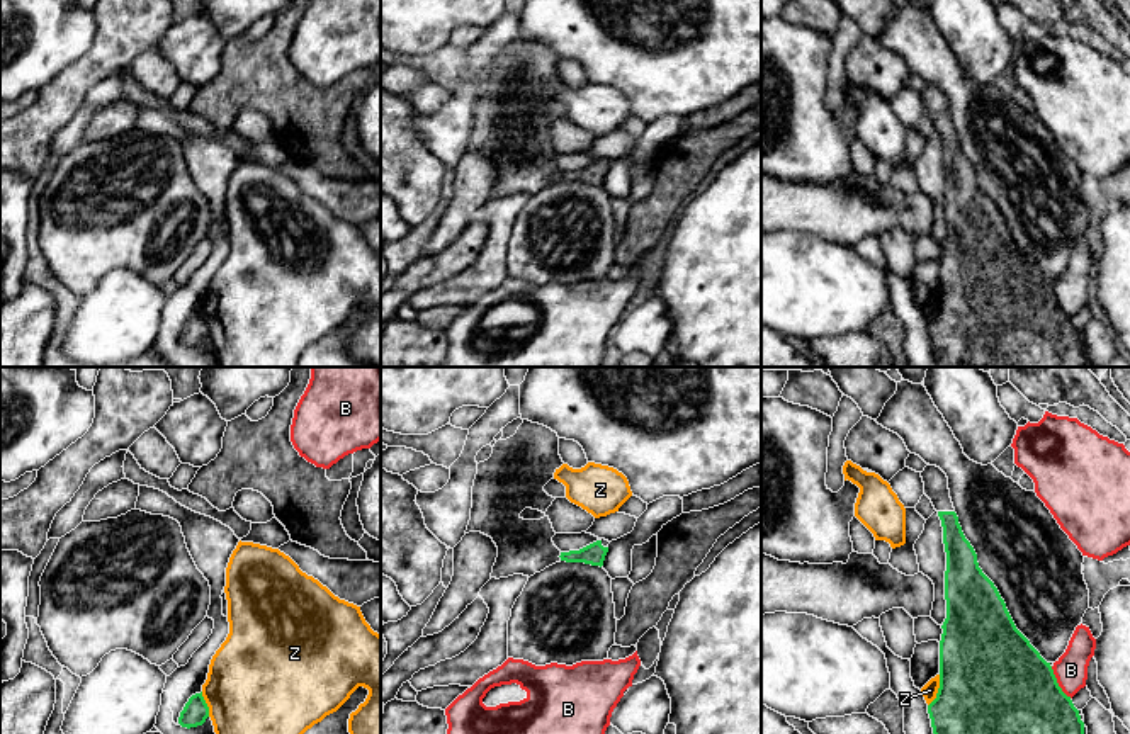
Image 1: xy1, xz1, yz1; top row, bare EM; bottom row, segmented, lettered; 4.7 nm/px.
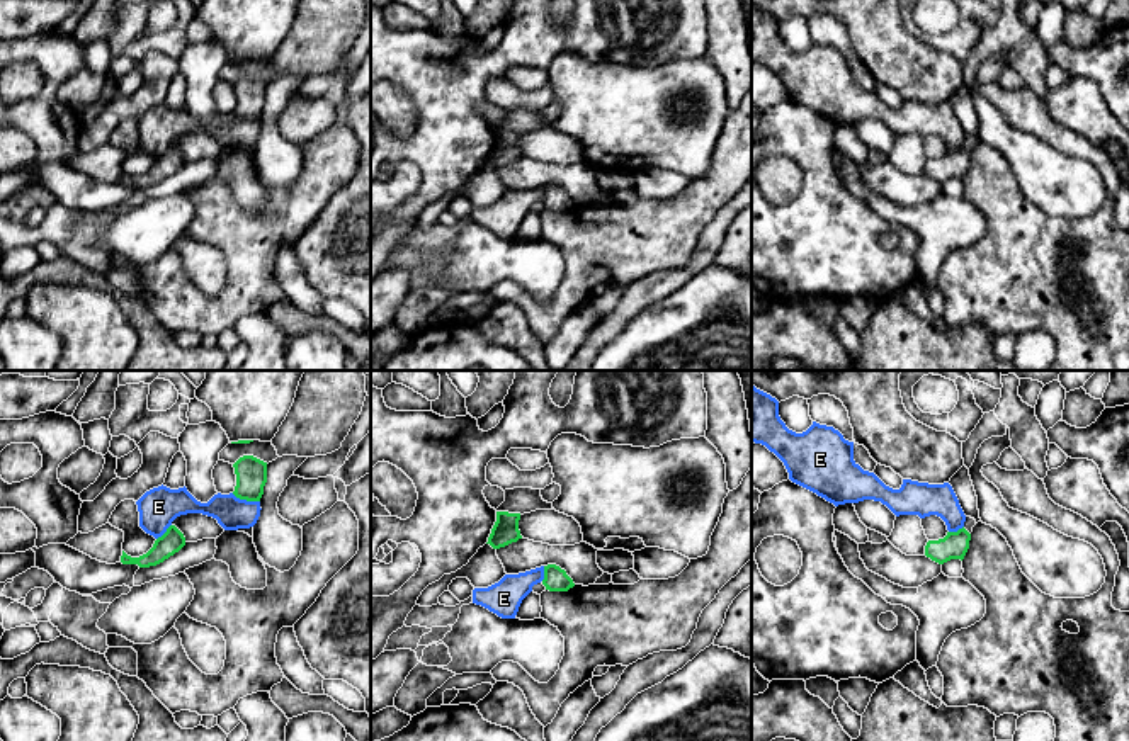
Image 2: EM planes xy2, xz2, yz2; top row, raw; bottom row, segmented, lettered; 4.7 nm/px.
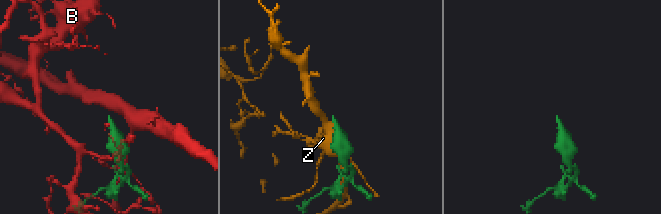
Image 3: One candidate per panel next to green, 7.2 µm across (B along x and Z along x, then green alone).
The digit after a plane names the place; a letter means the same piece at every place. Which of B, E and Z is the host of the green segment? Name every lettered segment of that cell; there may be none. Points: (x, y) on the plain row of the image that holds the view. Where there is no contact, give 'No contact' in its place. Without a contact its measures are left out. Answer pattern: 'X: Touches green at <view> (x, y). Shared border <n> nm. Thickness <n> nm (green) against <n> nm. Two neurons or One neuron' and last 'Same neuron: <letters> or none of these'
B: Touches green at yz1 (1057, 303). Shared border 180 nm. Thickness 500 nm (green) against 160 nm. Two neurons
E: Touches green at xy2 (245, 118). Shared border 140 nm. Thickness 140 nm (green) against 160 nm. Two neurons
Z: Touches green at yz1 (938, 310). Shared border 160 nm. Thickness 500 nm (green) against 70 nm. Two neurons
Same neuron: none of these

